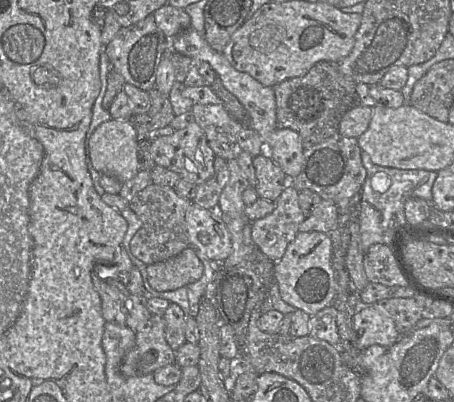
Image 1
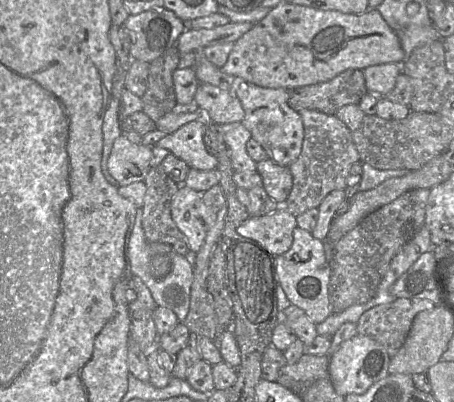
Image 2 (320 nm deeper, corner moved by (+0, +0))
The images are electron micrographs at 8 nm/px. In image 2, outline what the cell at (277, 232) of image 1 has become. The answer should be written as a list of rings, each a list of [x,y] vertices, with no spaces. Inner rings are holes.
[[[281,206],[270,214],[251,215],[237,232],[259,242],[272,255],[281,255],[290,249],[296,227],[296,216]]]

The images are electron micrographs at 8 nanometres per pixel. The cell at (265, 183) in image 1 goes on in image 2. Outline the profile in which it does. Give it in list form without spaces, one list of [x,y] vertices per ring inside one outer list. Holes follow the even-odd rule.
[[[266,158],[257,162],[256,170],[262,178],[267,195],[281,206],[292,189],[293,179],[288,166],[281,166]]]

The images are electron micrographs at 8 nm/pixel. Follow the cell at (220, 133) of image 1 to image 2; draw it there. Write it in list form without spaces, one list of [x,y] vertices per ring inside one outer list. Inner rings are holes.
[[[231,122],[218,125],[218,131],[228,147],[232,166],[235,171],[256,171],[257,162],[248,154],[246,144],[251,133],[242,122]]]

